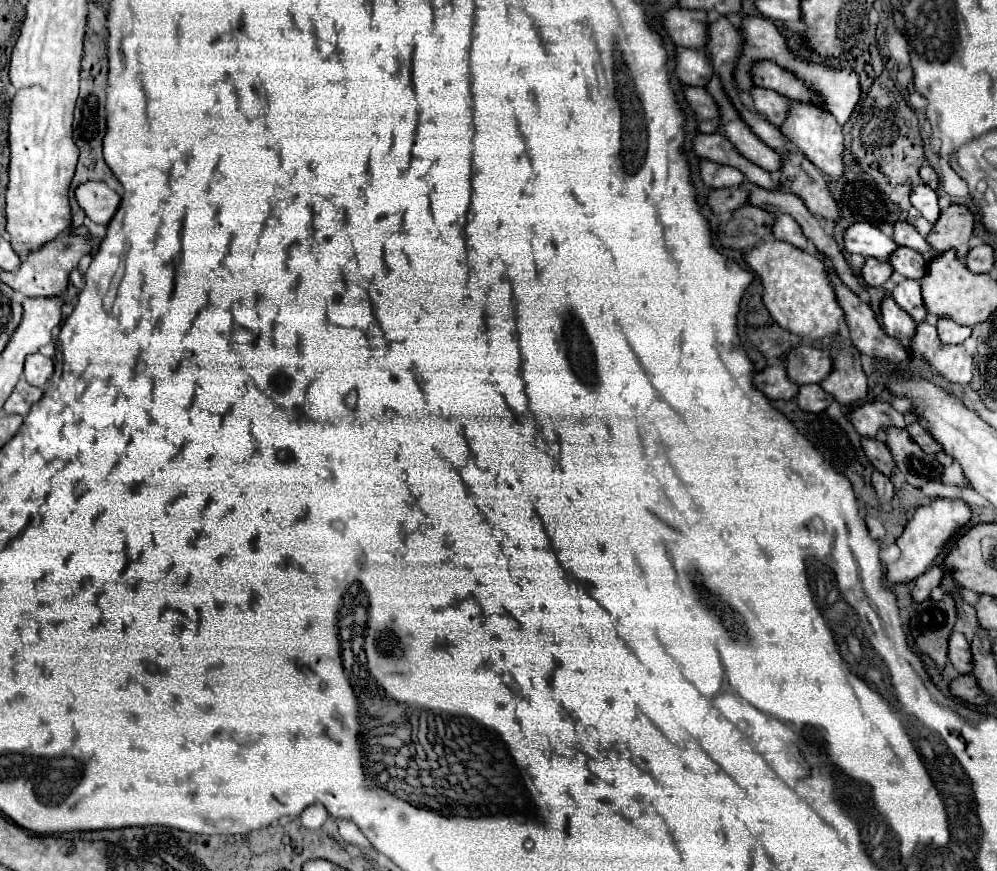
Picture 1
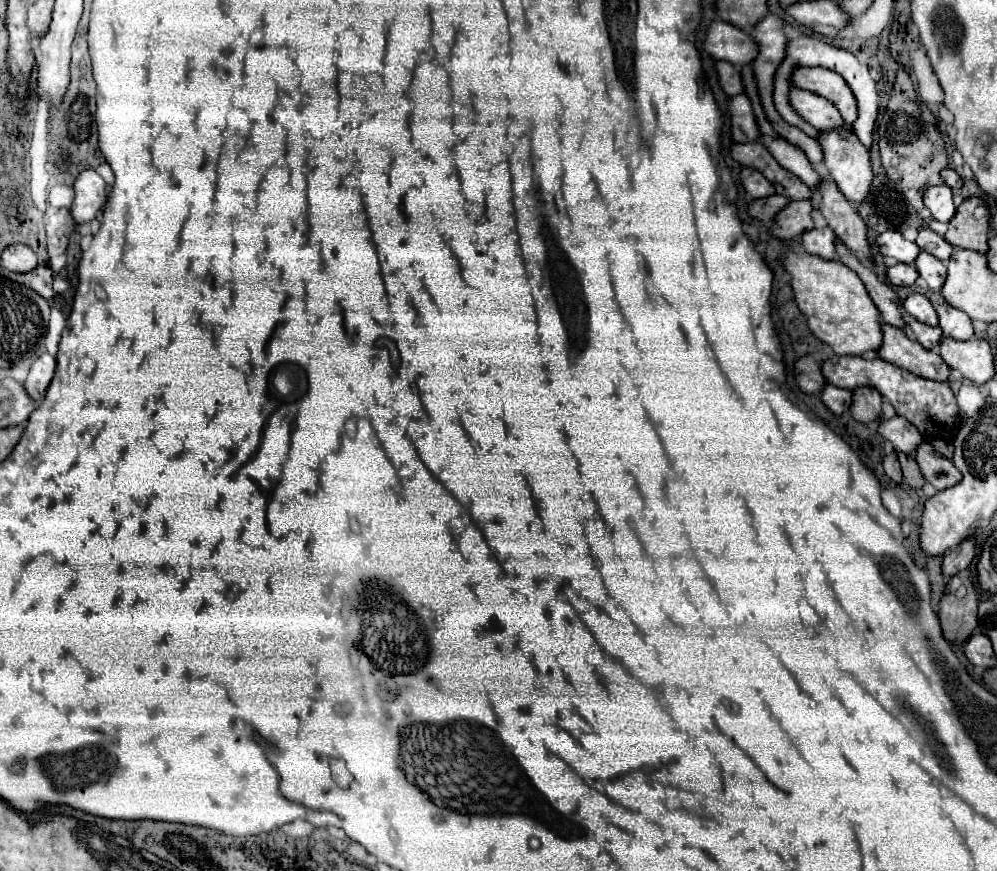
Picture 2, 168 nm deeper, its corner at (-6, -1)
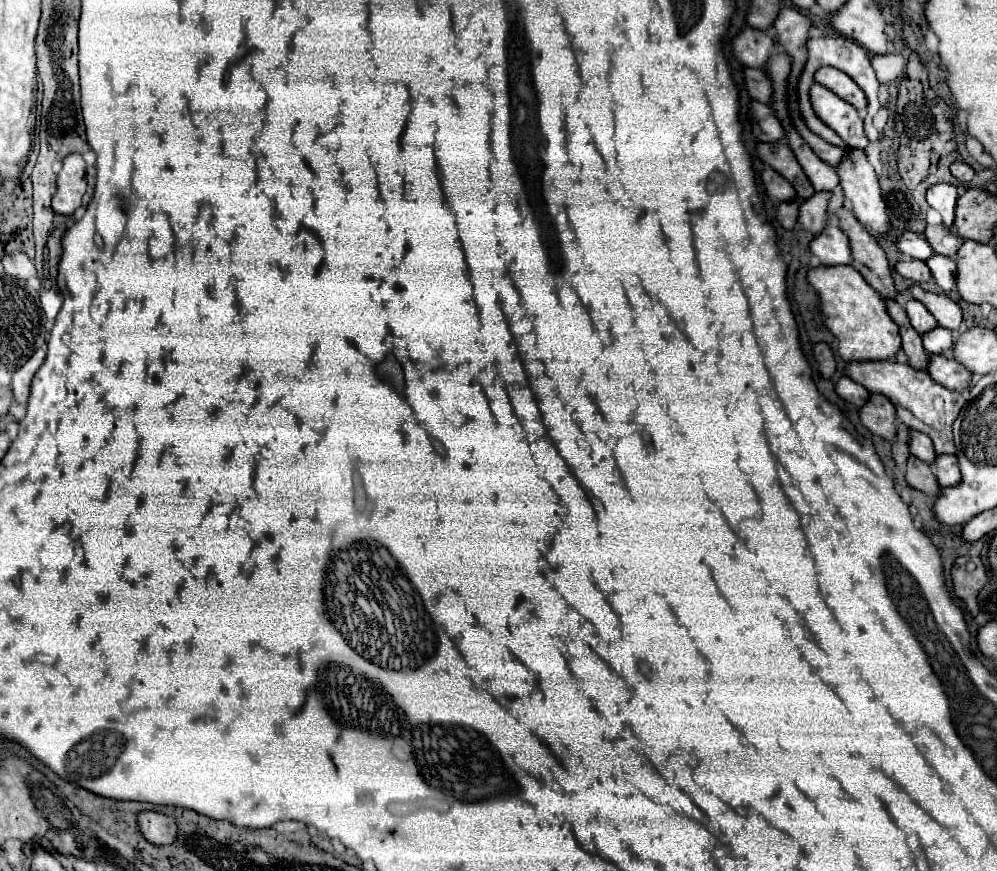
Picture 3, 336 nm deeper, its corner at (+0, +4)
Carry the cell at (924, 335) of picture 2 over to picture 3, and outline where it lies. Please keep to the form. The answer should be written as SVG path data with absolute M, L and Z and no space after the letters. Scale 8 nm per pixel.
M937 326L933 332L927 332L923 336L925 350L929 354L935 354L935 356L947 354L949 350L953 350L953 344L955 344L953 330L947 330L947 328L941 328L941 326Z

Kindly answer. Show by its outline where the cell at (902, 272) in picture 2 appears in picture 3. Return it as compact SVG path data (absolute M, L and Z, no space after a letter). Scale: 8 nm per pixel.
M901 260L897 264L897 272L903 278L909 278L913 282L929 282L933 278L929 272L929 266L921 260Z

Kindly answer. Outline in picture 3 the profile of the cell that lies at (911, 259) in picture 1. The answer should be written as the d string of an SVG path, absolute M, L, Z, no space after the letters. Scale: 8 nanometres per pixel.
M935 254L929 260L929 268L933 272L935 282L943 288L943 290L955 290L955 274L957 274L957 262L953 258Z

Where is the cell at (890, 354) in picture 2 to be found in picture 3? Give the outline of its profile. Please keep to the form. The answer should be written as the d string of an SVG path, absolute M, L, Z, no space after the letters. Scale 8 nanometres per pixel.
M931 356L927 372L933 376L933 380L937 380L939 384L943 384L945 388L957 390L957 392L969 388L971 376L973 376L957 360L947 358L947 356Z

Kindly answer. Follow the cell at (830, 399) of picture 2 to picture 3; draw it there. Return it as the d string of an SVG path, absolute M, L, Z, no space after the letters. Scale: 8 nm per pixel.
M841 376L841 378L837 380L837 384L835 384L835 390L837 390L837 394L839 394L843 400L855 404L857 408L861 408L861 406L865 404L865 400L869 400L869 396L871 396L867 388L863 388L863 386L857 384L855 380L851 380L849 376Z

